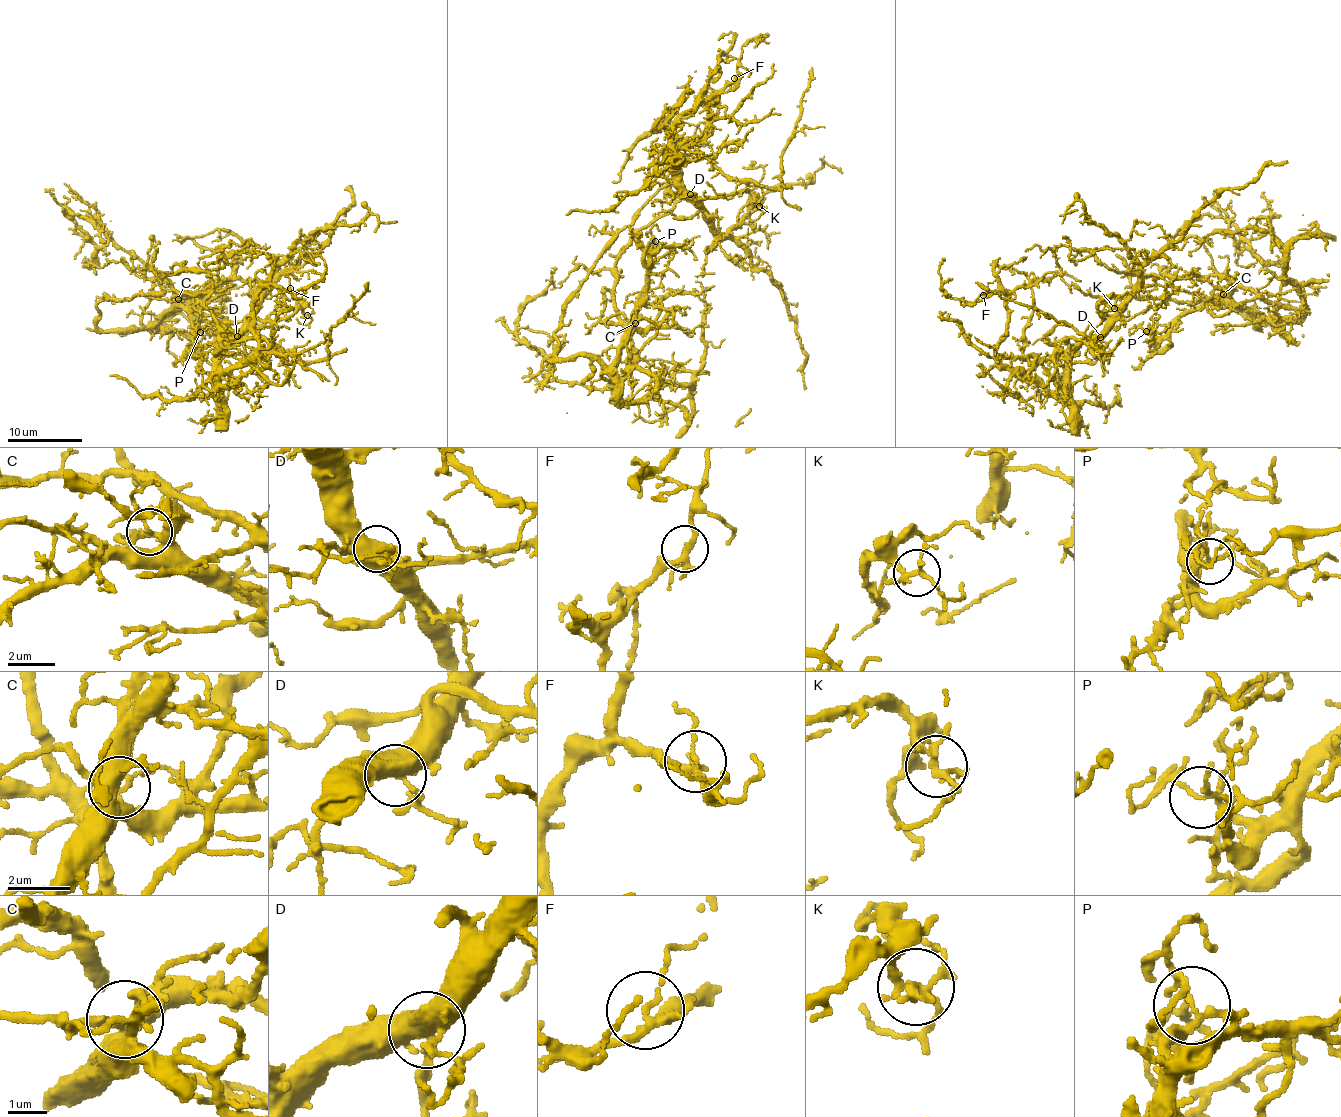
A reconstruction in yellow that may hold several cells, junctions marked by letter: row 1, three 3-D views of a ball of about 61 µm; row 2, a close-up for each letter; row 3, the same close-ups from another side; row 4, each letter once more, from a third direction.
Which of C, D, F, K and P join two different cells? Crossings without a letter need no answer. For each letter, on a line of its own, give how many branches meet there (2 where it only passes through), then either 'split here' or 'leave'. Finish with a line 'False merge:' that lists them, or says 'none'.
C: 5 | leave
D: 5 | leave
F: 4 | leave
K: 4 | leave
P: 4 | leave
False merge: none

